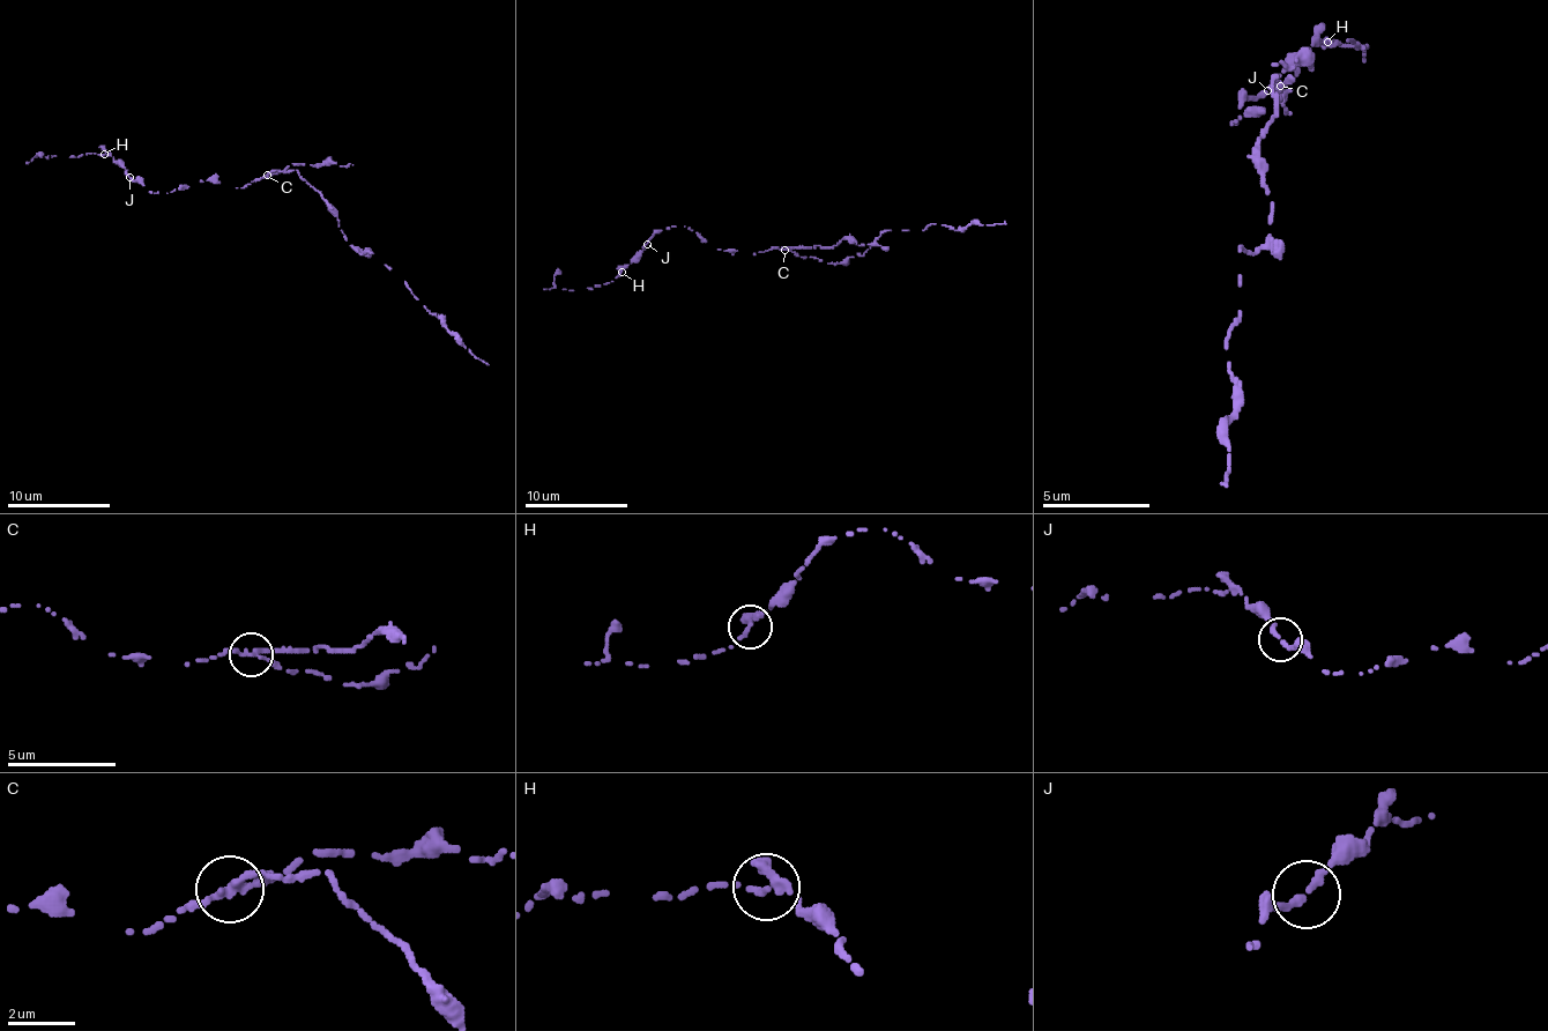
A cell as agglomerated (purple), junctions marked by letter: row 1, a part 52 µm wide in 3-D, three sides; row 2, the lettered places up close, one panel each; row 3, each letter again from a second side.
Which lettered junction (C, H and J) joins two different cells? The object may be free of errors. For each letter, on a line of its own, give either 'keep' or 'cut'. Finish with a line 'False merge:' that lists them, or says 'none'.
C: cut
H: keep
J: keep
False merge: C

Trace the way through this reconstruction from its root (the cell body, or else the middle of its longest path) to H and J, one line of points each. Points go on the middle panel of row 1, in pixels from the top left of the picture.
H: (797, 246), (754, 253), (723, 251), (685, 225), (672, 225), (660, 230), (622, 272)
J: (797, 246), (754, 253), (723, 251), (685, 225), (660, 230), (647, 244)

